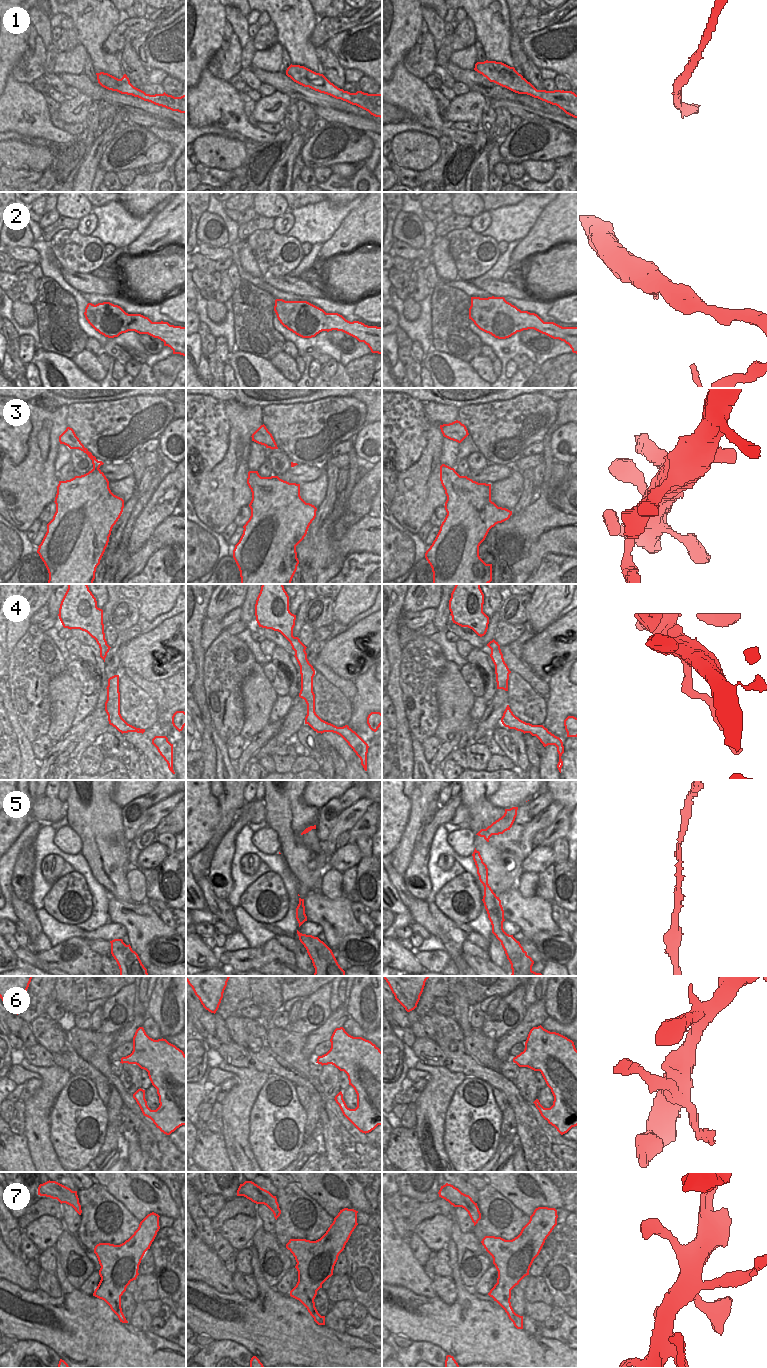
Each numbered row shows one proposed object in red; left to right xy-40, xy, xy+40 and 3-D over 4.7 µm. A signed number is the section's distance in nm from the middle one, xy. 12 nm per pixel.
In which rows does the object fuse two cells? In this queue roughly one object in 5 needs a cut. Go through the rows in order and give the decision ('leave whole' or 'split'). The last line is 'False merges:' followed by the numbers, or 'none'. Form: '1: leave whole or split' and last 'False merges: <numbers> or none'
1: leave whole
2: leave whole
3: leave whole
4: split
5: leave whole
6: leave whole
7: leave whole
False merges: 4

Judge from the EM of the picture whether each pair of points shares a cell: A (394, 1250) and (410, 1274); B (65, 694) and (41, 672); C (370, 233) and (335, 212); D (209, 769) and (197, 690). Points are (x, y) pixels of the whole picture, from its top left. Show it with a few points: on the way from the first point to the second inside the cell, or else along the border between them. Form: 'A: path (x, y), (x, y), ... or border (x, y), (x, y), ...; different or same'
A: path (394, 1256), (404, 1268); same
B: border (64, 670), (57, 674), (48, 684), (50, 705); different
C: border (362, 202), (344, 218), (331, 237); different
D: path (208, 749), (207, 720), (204, 710); same

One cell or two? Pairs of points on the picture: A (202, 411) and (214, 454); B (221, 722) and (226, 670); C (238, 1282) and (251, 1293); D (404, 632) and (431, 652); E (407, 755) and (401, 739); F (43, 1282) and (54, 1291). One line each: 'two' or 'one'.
A: one
B: one
C: one
D: two
E: one
F: one

